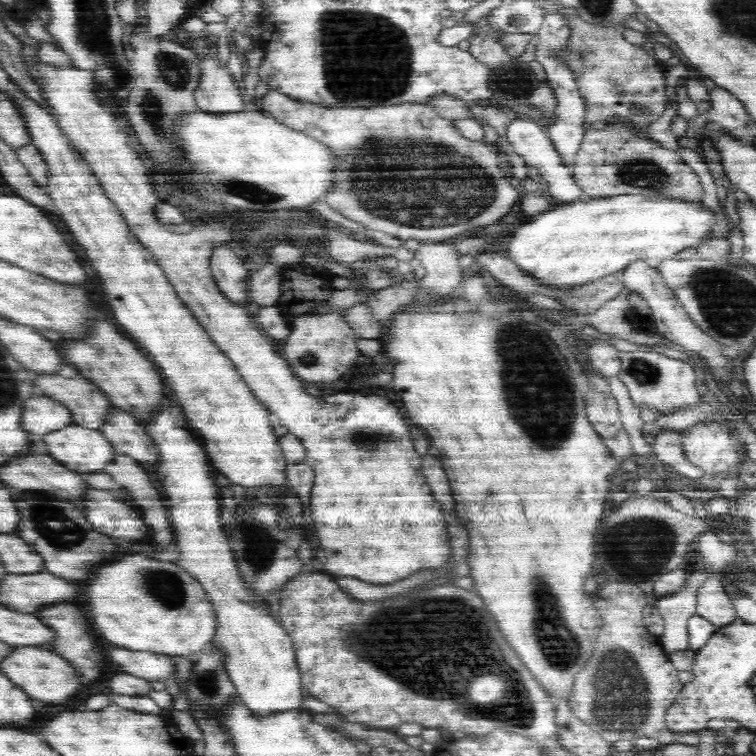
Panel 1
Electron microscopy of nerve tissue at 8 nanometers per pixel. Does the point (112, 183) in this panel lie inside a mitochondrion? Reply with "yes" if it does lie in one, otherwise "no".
no

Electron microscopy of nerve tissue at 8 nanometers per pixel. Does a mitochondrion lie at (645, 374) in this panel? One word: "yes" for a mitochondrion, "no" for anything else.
yes

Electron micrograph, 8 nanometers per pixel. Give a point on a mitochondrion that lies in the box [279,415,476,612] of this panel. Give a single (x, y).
(372, 442)

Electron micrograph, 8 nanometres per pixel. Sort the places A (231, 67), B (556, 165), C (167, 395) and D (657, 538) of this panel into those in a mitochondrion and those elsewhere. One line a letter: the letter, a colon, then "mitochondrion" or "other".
A: other
B: other
C: other
D: mitochondrion

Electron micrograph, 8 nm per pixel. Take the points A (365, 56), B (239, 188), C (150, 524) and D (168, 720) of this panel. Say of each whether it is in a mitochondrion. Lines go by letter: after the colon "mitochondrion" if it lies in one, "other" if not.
A: mitochondrion
B: mitochondrion
C: other
D: other

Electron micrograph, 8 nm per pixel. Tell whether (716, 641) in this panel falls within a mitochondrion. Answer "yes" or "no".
no

